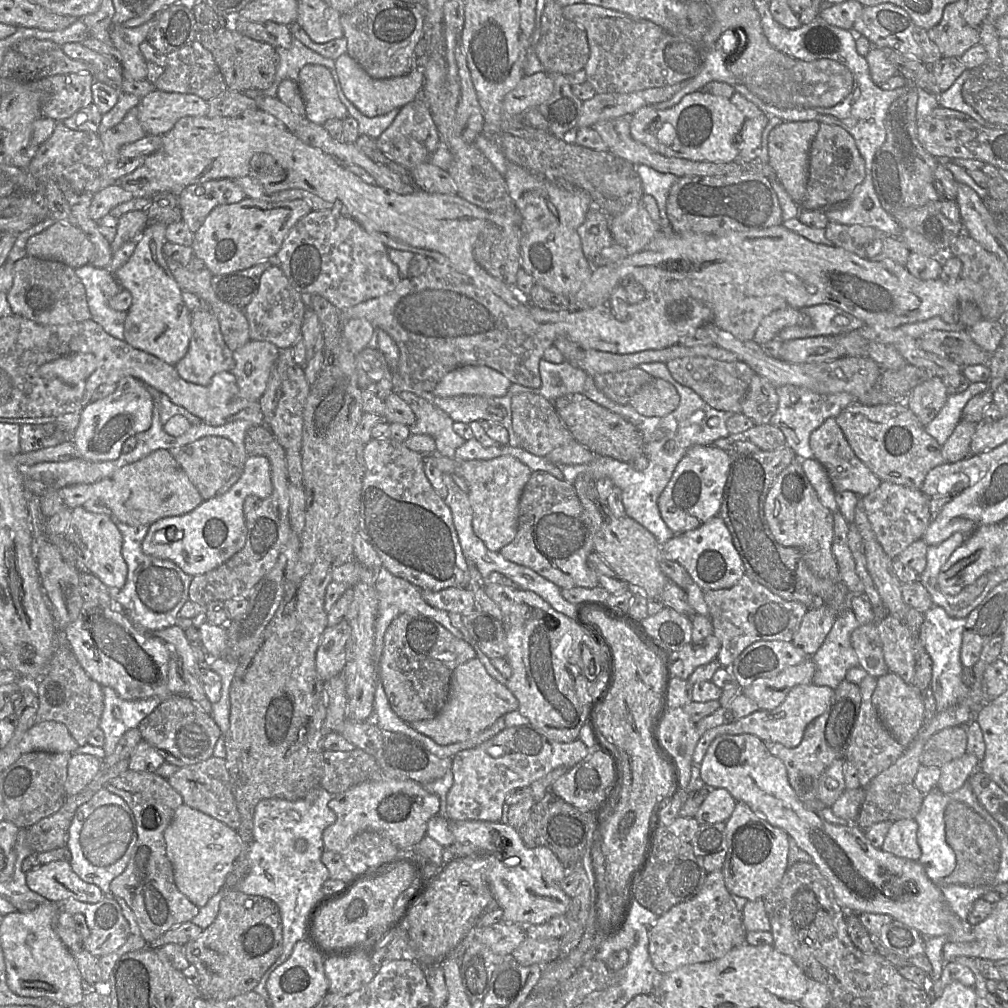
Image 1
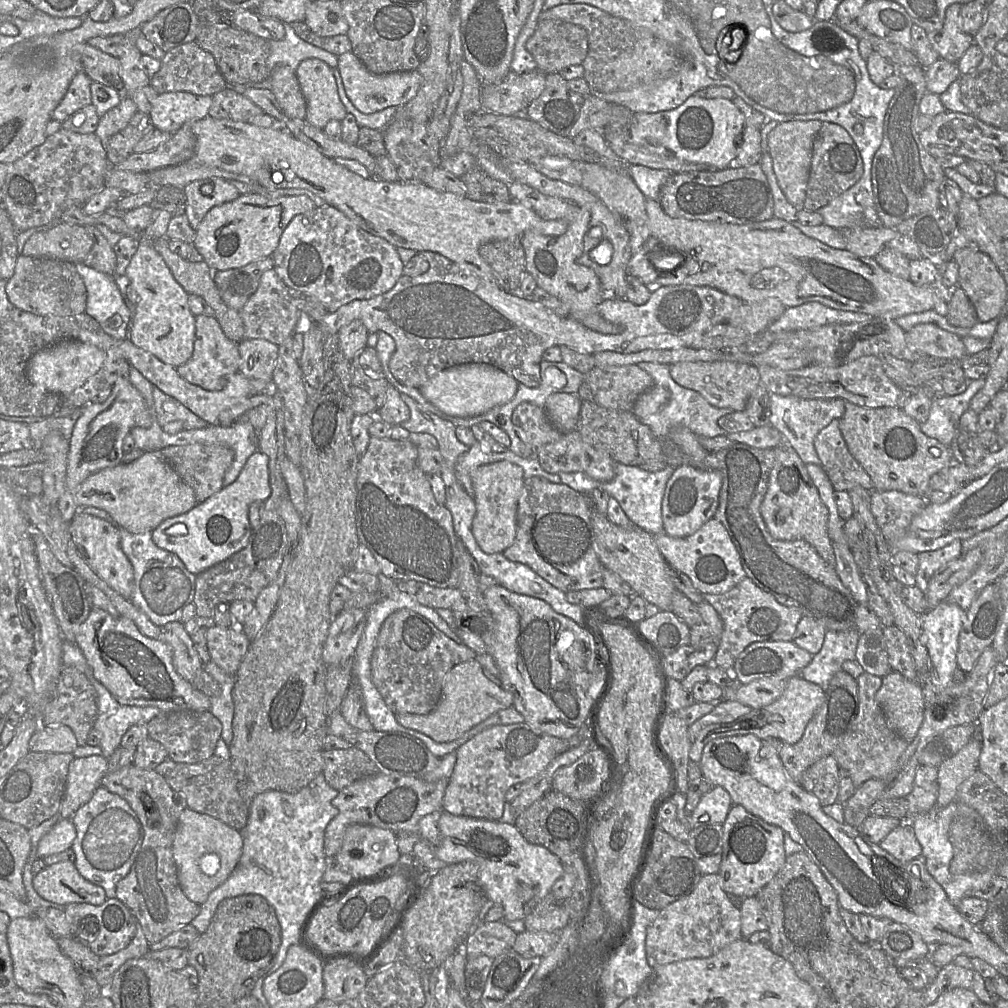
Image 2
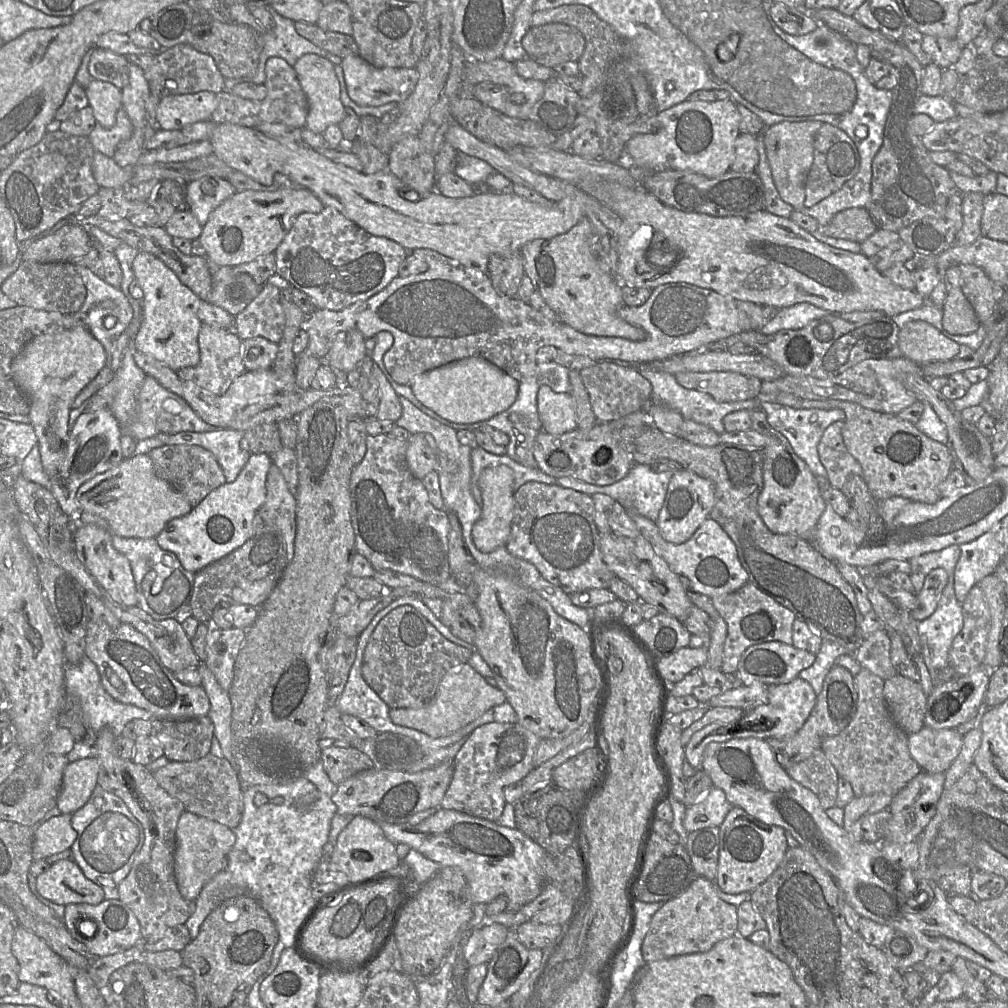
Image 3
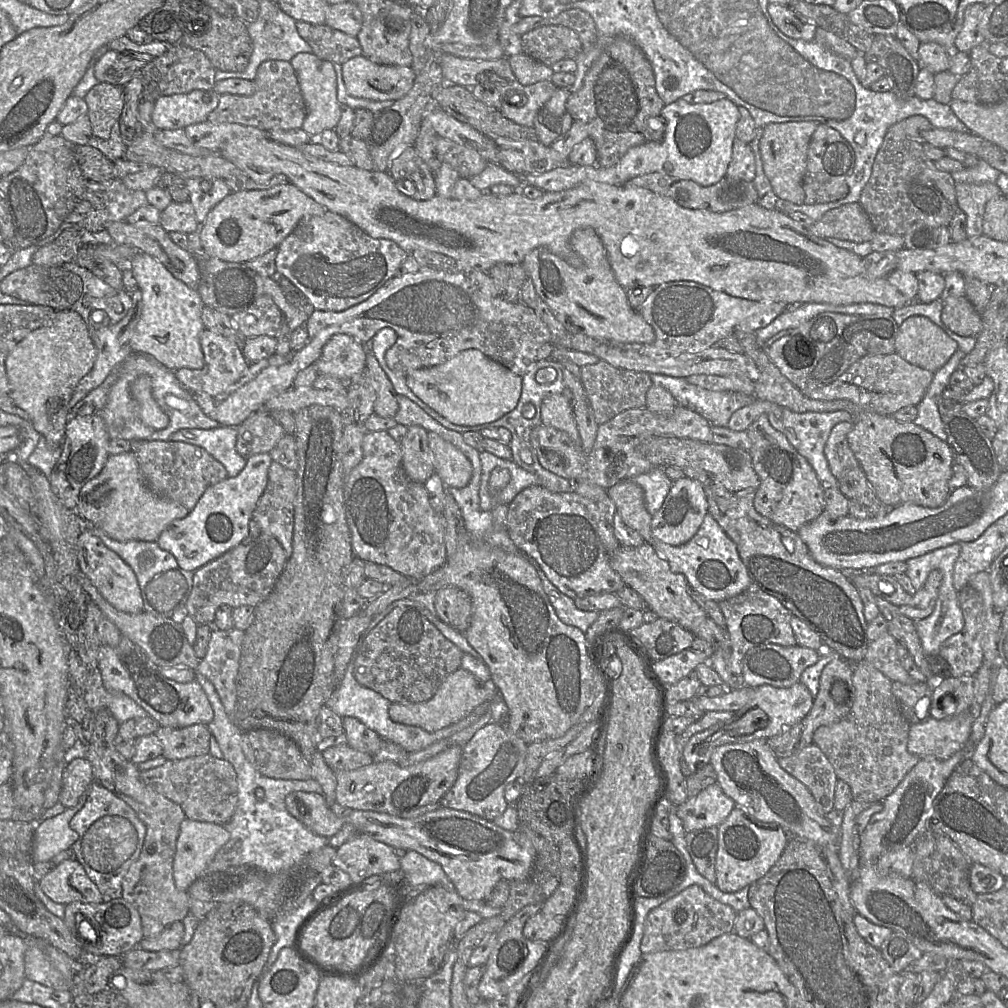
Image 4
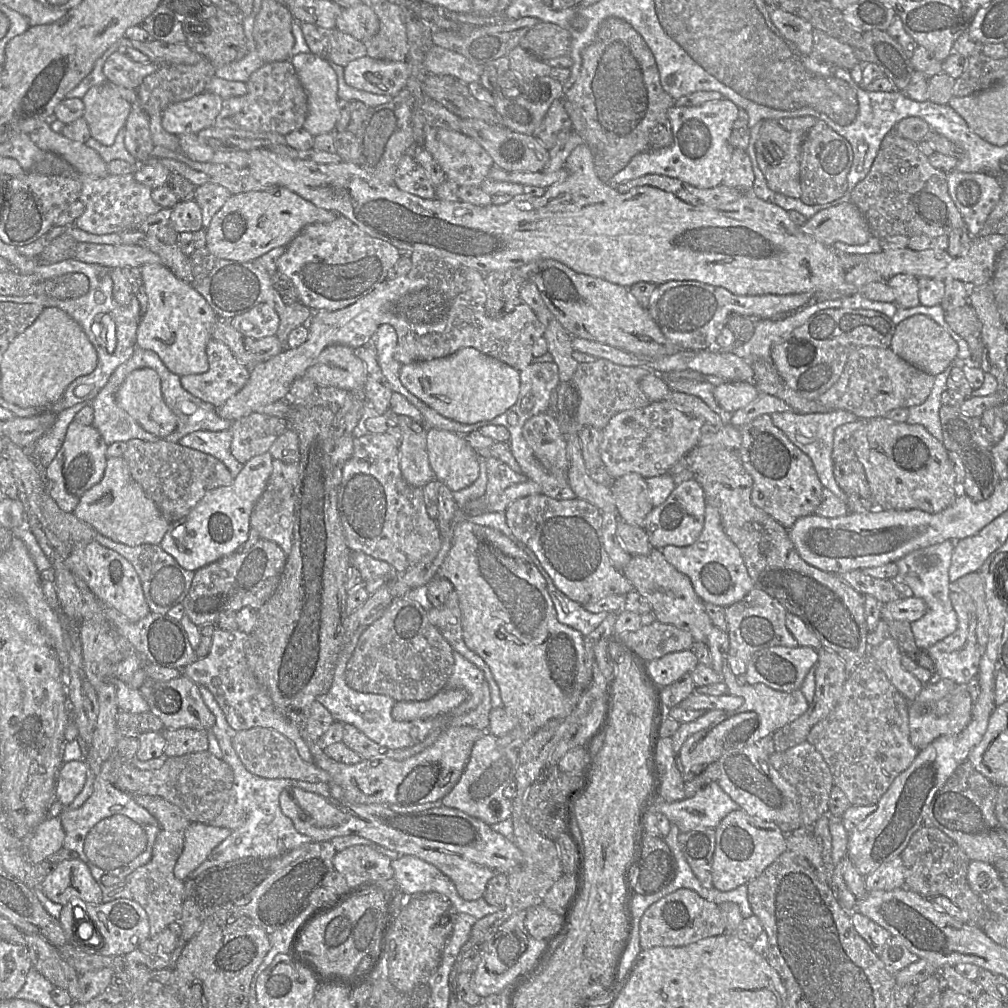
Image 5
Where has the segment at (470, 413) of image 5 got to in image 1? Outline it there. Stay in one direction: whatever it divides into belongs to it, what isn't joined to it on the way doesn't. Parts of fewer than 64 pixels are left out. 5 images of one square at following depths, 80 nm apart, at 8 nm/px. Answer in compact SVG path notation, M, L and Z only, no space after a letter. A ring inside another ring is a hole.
M463 366L447 373L433 390L439 397L459 395L504 396L511 381L500 372L487 366Z

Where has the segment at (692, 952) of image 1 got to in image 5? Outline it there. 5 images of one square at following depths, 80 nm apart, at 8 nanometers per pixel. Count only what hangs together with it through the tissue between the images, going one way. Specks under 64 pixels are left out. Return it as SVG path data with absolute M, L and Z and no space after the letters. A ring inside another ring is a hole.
M680 888L658 900L644 912L640 919L640 946L642 950L656 946L686 946L725 932L726 924L718 904L702 898L691 889Z

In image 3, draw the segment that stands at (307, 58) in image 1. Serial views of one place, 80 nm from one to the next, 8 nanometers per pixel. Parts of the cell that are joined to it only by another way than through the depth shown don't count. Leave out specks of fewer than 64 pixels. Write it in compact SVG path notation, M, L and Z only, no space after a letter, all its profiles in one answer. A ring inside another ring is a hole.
M269 7L273 18L273 28L262 34L264 46L259 57L259 65L266 65L269 58L283 58L290 66L305 54L317 54L328 59L334 65L339 65L342 59L311 43L300 36L295 30L295 22L281 16Z

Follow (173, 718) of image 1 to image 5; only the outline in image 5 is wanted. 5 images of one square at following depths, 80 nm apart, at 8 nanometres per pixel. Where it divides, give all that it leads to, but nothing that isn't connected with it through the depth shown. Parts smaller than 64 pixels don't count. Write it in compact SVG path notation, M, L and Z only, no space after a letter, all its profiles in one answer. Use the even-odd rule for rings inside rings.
M179 728L162 730L166 741L164 755L177 757L189 753L203 752L208 750L208 732L194 728Z

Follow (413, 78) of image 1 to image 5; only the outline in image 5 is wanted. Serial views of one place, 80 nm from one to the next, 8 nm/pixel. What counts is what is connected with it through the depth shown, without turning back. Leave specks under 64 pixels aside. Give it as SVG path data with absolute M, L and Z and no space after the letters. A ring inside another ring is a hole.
M364 56L344 67L345 82L352 88L373 94L396 96L410 77L407 62L394 62Z

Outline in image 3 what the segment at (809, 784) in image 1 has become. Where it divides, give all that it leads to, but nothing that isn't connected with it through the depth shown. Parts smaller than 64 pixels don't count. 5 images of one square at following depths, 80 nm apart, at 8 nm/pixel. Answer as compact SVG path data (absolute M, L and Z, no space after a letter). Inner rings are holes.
M835 664L824 679L822 691L817 696L810 716L796 734L791 737L767 738L765 741L773 749L778 763L787 769L821 749L824 738L841 733L855 716L857 703L854 676L846 668Z

